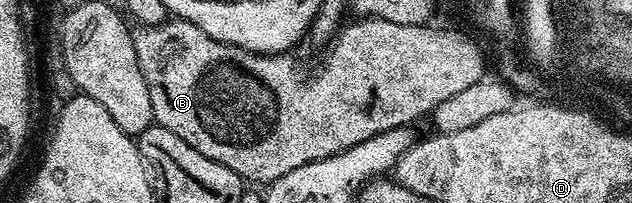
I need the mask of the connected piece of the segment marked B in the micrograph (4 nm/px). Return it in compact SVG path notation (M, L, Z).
M367 16L352 21L349 21L332 39L327 47L328 55L325 56L320 71L310 75L309 78L303 78L300 74L292 74L291 57L293 55L291 53L255 54L249 50L238 48L234 44L214 40L210 36L206 36L206 32L202 32L202 28L181 18L173 17L171 20L161 22L158 26L145 26L137 29L134 34L134 52L138 56L138 68L142 68L146 88L150 88L153 119L170 132L174 132L174 136L182 136L182 140L186 140L186 144L190 144L190 148L202 152L202 156L206 156L210 160L218 160L218 164L233 170L245 183L260 184L256 182L264 182L263 184L270 184L302 164L322 160L326 156L342 152L354 144L362 144L366 140L370 140L370 136L378 136L378 132L386 132L399 126L415 123L415 118L420 118L423 114L424 117L431 115L432 109L438 104L442 104L442 100L450 100L450 96L455 96L457 92L463 92L464 89L470 88L470 84L478 84L478 80L485 77L484 54L480 51L479 44L474 39L459 34L456 30L439 30L436 24L426 26L390 24L390 20Z

